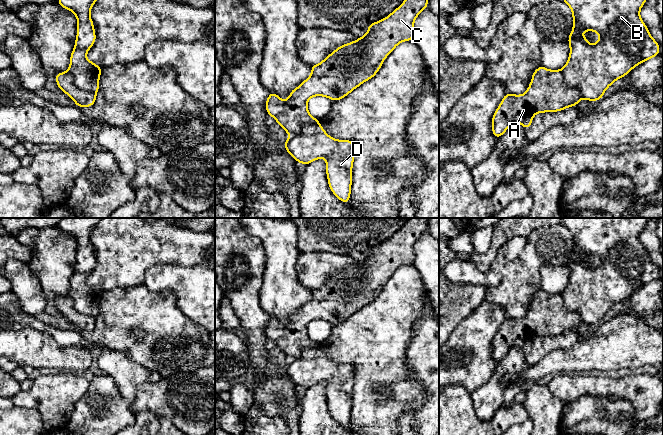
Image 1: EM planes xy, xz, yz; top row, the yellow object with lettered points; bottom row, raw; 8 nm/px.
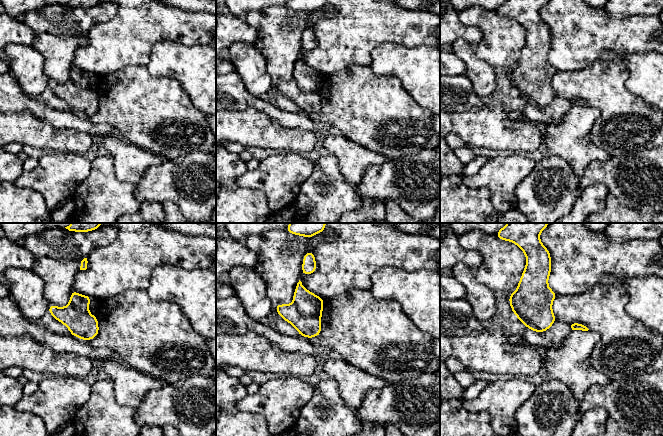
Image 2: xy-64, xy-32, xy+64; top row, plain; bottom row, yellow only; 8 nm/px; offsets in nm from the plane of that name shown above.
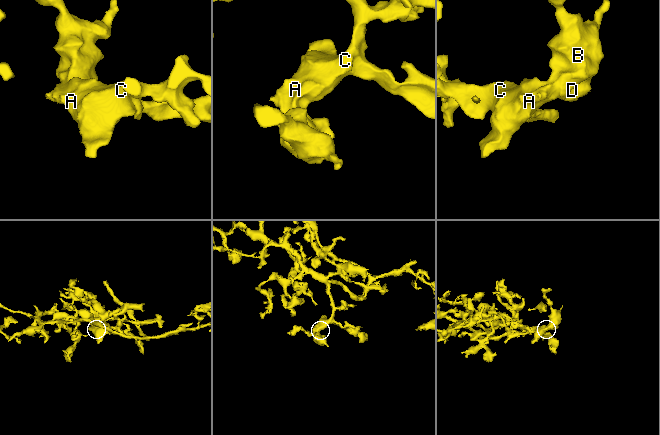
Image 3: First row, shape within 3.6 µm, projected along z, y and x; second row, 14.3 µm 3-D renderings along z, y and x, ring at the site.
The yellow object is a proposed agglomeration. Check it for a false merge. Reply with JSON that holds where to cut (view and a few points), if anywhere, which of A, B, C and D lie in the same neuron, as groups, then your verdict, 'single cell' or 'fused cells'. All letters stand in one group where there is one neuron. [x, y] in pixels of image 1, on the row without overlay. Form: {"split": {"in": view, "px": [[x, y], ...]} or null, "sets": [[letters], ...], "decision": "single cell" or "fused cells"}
{"split": {"in": "xy", "px": [[67, 295], [79, 312], [95, 318]]}, "sets": [["A", "C"], ["B", "D"]], "decision": "fused cells"}

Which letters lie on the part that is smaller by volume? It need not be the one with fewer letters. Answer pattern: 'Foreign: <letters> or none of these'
Foreign: B, D

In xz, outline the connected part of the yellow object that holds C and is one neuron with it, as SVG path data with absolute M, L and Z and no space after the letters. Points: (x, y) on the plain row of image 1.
M409 218L386 242L368 249L368 256L364 260L339 270L321 287L311 289L311 299L290 315L286 325L275 316L269 316L265 326L267 338L272 340L288 359L299 358L304 349L318 348L320 344L312 341L308 335L308 324L314 320L324 320L333 326L338 325L373 302L381 293L383 285L398 268L414 264L414 245L426 232L428 232L428 218Z

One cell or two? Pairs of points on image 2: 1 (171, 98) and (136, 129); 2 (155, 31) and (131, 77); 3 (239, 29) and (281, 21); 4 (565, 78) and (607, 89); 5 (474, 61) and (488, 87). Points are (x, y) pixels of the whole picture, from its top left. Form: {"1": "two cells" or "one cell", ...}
{"1": "one cell", "2": "two cells", "3": "two cells", "4": "one cell", "5": "one cell"}

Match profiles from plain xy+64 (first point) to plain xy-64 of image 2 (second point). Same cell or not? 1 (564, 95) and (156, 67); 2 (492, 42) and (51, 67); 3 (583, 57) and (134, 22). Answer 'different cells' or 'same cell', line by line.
1: different cells
2: same cell
3: same cell

